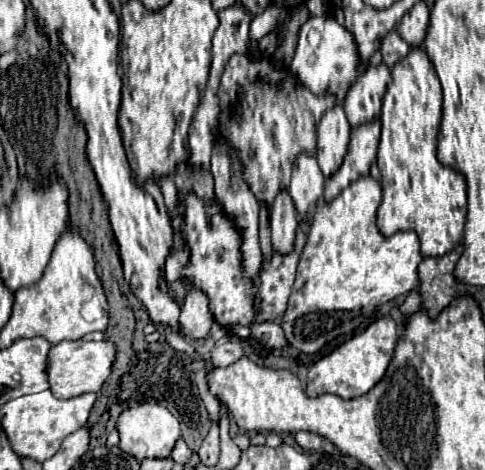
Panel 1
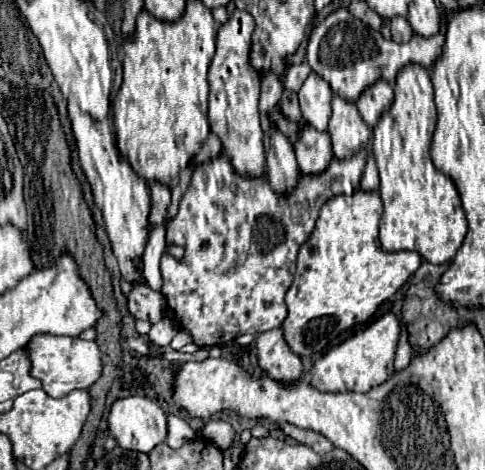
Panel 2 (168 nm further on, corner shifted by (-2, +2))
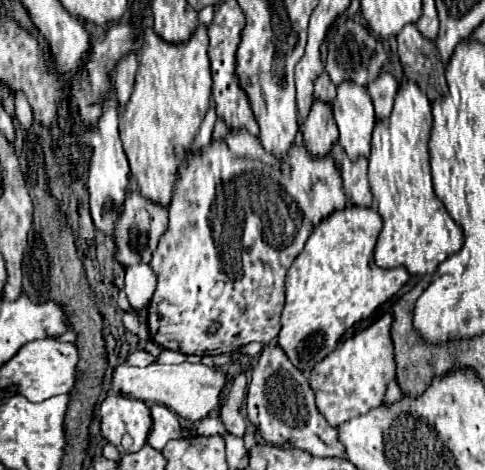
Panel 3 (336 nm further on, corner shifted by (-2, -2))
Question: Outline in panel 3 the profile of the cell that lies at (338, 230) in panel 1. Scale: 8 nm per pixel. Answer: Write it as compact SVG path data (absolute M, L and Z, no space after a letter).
M346 206L344 210L332 212L324 218L310 234L304 250L294 260L286 278L286 304L282 310L282 330L278 334L278 344L300 370L312 370L320 360L324 360L338 344L340 336L354 326L372 316L372 312L390 300L408 280L410 272L404 266L394 270L384 270L374 266L374 246L382 228L380 214L374 208Z

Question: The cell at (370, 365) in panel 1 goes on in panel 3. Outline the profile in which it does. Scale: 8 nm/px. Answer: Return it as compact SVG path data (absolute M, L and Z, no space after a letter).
M384 314L372 326L340 344L334 352L330 352L322 362L318 362L312 368L310 388L316 394L318 412L328 420L330 426L366 414L368 410L382 404L386 386L396 376L392 348L392 320L394 318L390 314Z

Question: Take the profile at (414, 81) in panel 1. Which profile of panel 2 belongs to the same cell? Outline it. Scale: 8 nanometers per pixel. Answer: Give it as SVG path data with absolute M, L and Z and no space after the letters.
M412 64L404 68L404 72L400 72L400 76L396 78L394 102L390 110L382 116L382 120L374 126L372 154L376 158L380 174L378 194L384 202L384 214L380 222L380 244L384 252L414 250L430 264L446 264L454 258L454 254L462 246L468 226L454 182L442 172L438 172L430 160L430 142L434 128L436 128L436 104L430 74L426 68L416 68L416 64Z

